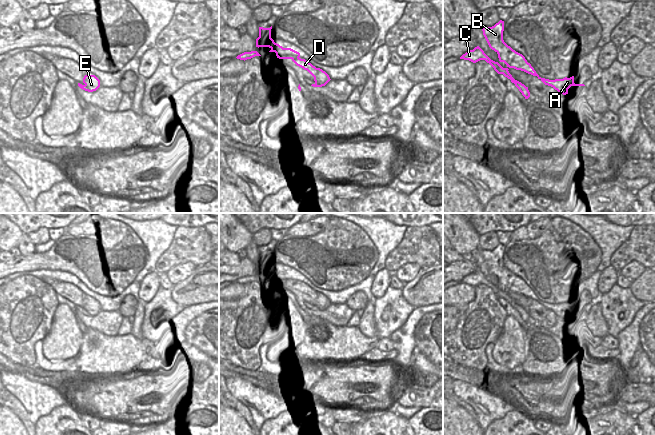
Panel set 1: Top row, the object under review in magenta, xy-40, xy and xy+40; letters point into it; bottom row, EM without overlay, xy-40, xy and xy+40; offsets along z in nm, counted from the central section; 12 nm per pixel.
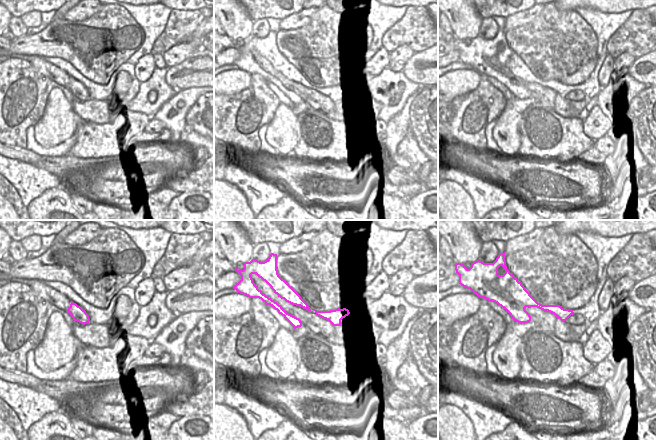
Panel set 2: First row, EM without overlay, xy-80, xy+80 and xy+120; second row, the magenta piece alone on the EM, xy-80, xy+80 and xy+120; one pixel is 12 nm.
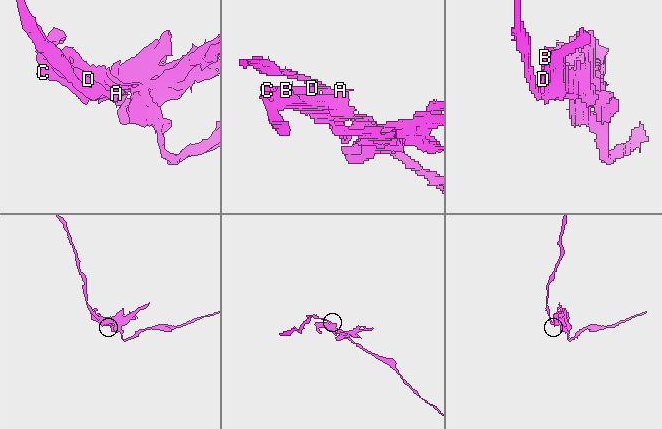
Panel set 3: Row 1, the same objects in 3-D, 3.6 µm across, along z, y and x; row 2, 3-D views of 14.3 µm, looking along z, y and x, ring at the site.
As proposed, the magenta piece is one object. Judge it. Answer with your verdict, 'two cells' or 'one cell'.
two cells

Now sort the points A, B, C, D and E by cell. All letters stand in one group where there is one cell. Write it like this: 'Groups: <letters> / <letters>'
Groups: A B C D / E.

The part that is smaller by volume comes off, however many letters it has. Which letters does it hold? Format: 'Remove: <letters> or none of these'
Remove: E.

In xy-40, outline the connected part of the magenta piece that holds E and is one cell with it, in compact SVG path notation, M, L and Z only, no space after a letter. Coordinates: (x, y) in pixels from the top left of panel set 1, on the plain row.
M85 299L83 307L78 307L78 310L88 316L96 315L100 311L100 304L95 299Z

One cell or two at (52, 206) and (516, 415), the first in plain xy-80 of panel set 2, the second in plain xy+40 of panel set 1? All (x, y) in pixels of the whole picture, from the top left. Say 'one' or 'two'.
one

